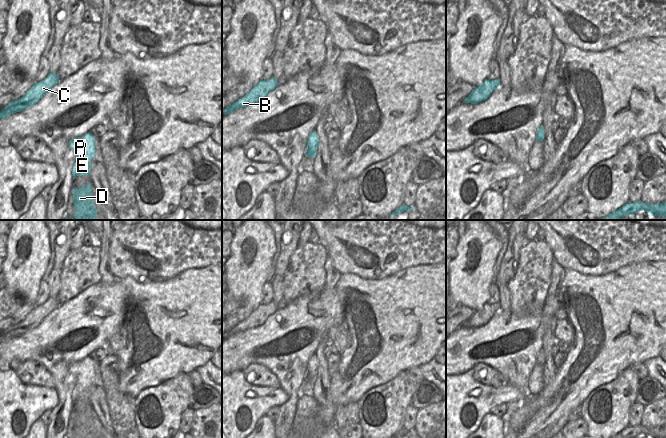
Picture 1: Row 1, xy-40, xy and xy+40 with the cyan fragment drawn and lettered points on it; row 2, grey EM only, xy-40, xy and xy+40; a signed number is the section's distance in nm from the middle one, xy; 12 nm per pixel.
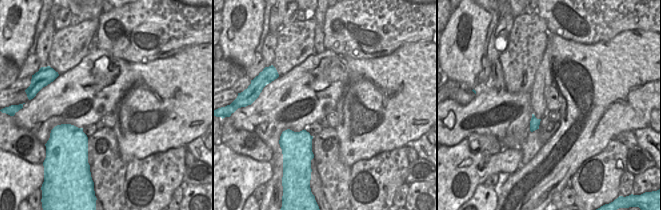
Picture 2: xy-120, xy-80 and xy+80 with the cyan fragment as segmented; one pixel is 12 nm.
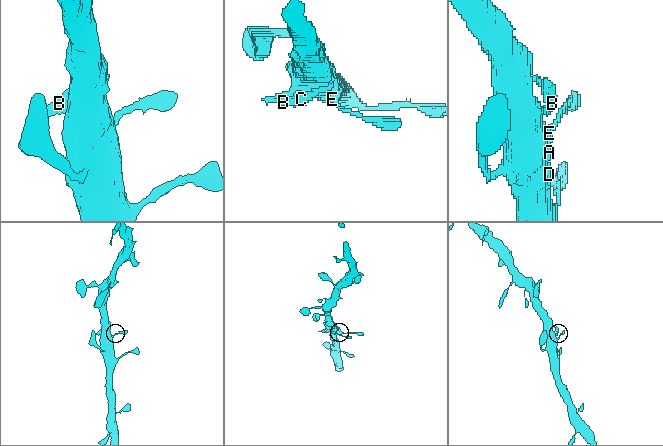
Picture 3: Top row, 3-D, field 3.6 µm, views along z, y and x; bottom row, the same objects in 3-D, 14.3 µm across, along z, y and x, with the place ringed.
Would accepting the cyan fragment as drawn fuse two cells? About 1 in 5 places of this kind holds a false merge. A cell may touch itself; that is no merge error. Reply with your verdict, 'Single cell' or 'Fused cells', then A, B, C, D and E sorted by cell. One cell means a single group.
Single cell. Groups: A B C D E

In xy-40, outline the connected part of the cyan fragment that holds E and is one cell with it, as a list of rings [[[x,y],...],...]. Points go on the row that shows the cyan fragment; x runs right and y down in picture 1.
[[[88,132],[82,137],[77,137],[69,142],[69,147],[76,154],[76,162],[73,166],[73,180],[76,176],[89,176],[91,161],[96,154],[95,136]]]

